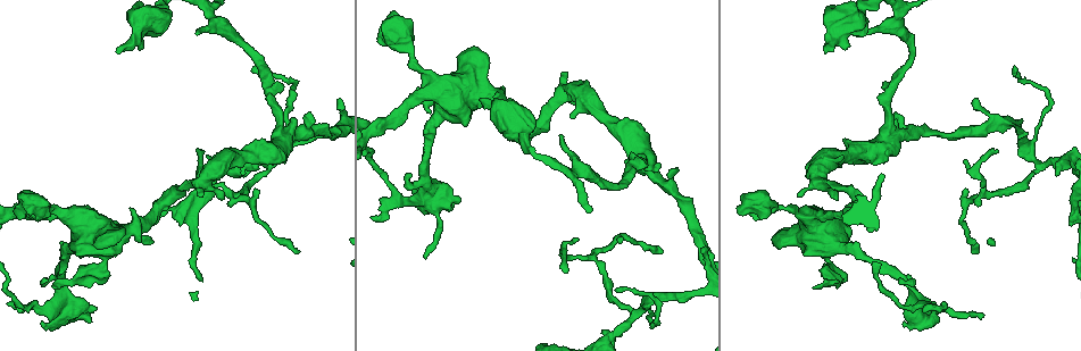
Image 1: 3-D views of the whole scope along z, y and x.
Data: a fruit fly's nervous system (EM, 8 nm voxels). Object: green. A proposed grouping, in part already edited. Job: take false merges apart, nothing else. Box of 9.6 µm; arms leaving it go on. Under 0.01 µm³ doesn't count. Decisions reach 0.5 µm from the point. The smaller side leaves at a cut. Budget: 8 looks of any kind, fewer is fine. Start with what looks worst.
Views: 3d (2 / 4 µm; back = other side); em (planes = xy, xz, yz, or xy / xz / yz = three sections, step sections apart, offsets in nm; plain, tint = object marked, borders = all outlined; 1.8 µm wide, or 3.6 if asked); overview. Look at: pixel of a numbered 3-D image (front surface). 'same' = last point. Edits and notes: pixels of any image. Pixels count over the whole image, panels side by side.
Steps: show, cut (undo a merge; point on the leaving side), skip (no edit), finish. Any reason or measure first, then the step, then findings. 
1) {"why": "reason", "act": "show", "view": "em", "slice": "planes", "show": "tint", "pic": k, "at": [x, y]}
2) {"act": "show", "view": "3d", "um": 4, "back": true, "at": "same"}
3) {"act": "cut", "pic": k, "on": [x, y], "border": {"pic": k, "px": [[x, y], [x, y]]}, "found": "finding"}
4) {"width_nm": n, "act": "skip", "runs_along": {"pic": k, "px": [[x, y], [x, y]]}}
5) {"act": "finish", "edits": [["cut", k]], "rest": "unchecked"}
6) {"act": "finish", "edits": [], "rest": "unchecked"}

{"why": "sudden change in width", "act": "show", "view": "3d", "um": 2, "pic": 1, "at": [922, 305]}

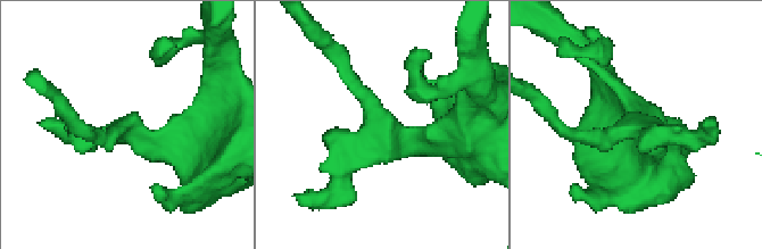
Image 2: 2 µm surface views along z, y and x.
{"why": "need the tissue", "act": "show", "view": "em", "um": 3.6, "slice": "xy", "step": 8, "show": "tint", "pic": 2, "at": [642, 131]}

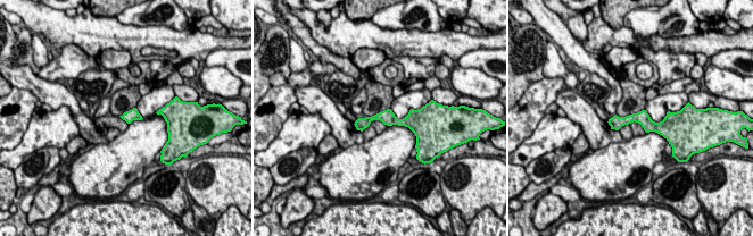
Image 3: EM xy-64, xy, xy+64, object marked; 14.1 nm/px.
{"why": "cut it another way", "act": "show", "view": "em", "um": 3.6, "slice": "planes", "show": "tint", "at": "same"}

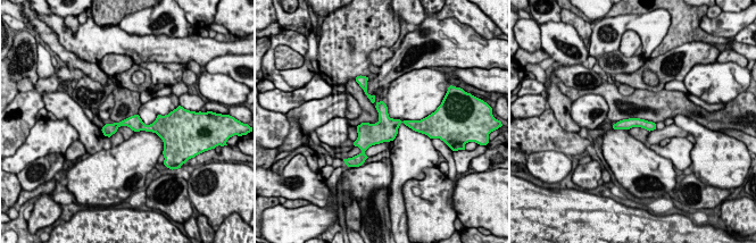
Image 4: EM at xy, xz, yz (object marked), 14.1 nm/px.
{"act": "skip", "runs_along": {"pic": 4, "px": [[415, 123], [398, 122], [357, 143]]}, "found": "one neuron here"}

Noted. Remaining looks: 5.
{"why": "calibre changes", "act": "show", "view": "em", "slice": "yz", "step": 8, "show": "tint", "pic": 1, "at": [500, 97]}

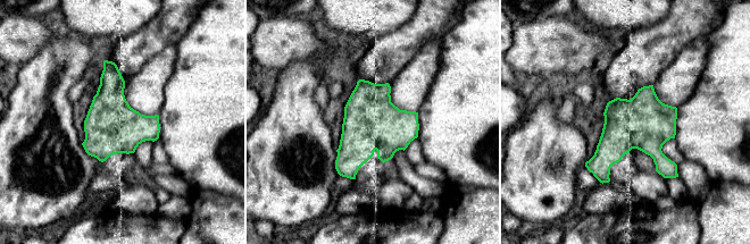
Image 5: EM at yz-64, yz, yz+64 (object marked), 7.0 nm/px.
{"act": "show", "view": "em", "slice": "planes", "show": "borders", "at": "same"}

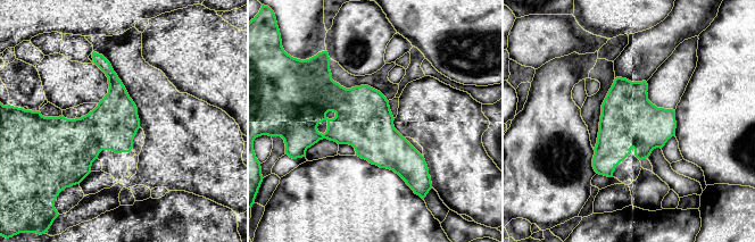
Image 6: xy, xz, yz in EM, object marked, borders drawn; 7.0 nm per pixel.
{"width_nm": 360, "act": "skip", "found": "all the same neuron"}

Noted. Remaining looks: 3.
{"why": "a fork", "act": "show", "view": "em", "slice": "planes", "show": "plain", "pic": 1, "at": [1026, 144]}

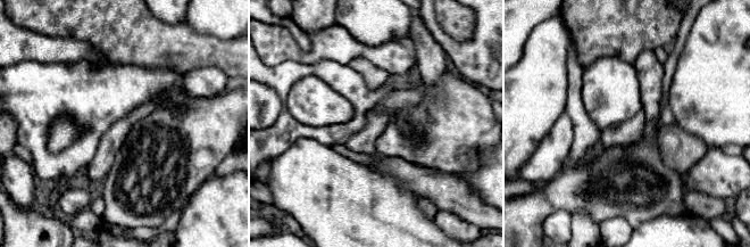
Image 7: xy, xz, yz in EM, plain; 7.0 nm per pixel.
{"why": "where the object lies", "act": "show", "view": "em", "slice": "planes", "show": "tint", "at": "same"}

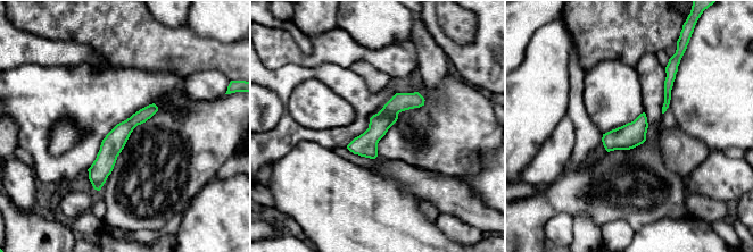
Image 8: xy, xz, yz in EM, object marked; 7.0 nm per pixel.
{"act": "skip", "runs_along": {"pic": 8, "px": [[152, 107], [115, 140], [97, 186]]}, "found": "all the same neuron"}

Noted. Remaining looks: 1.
{"act": "finish", "edits": [], "rest": "unchecked"}

